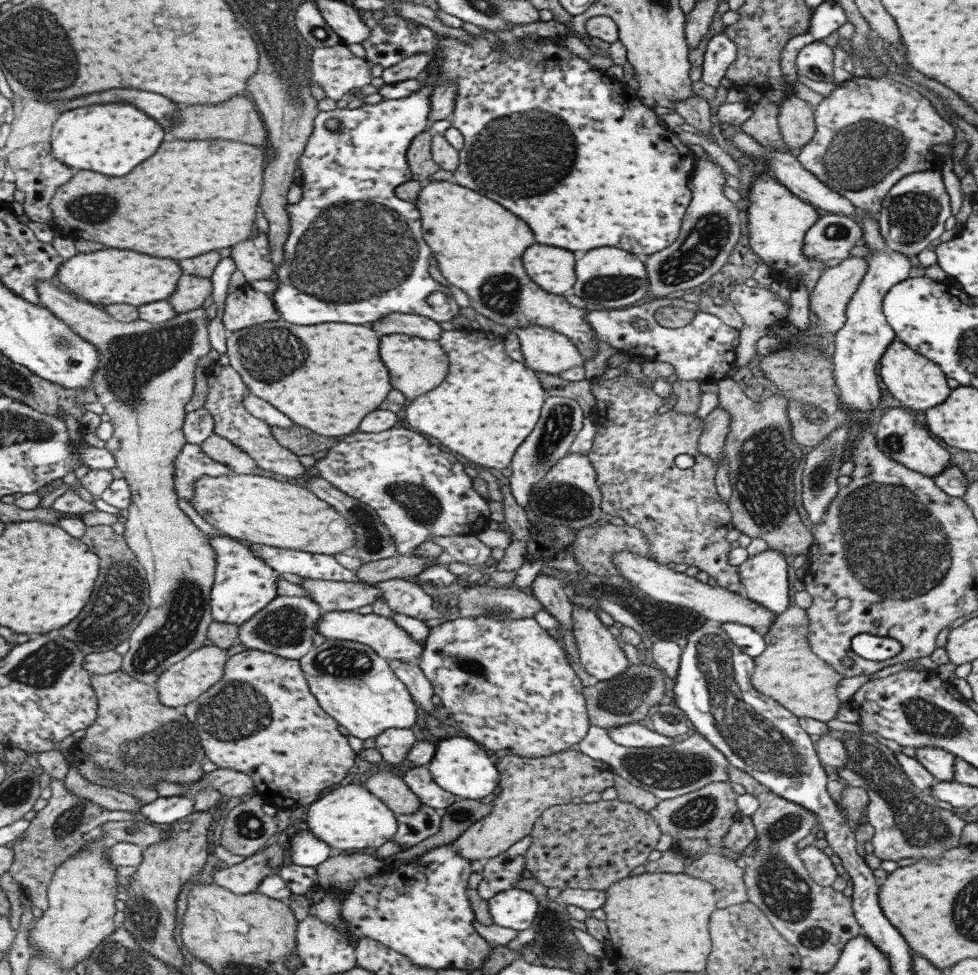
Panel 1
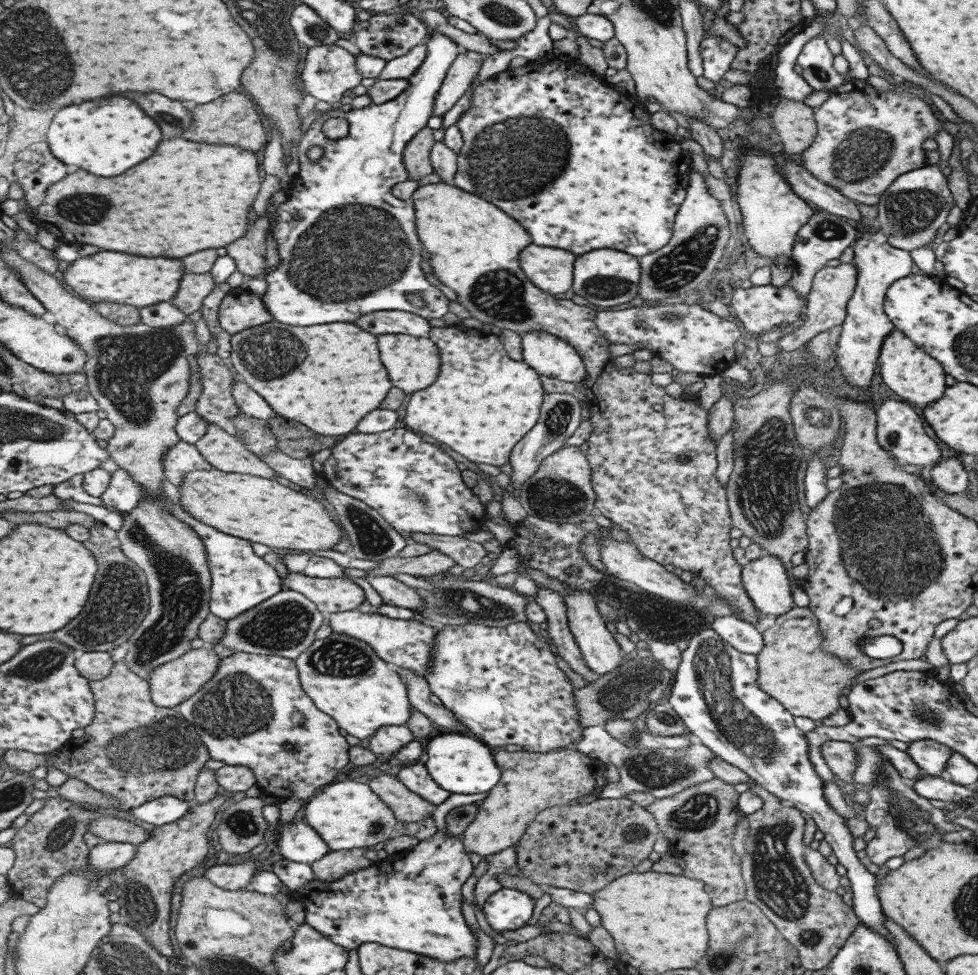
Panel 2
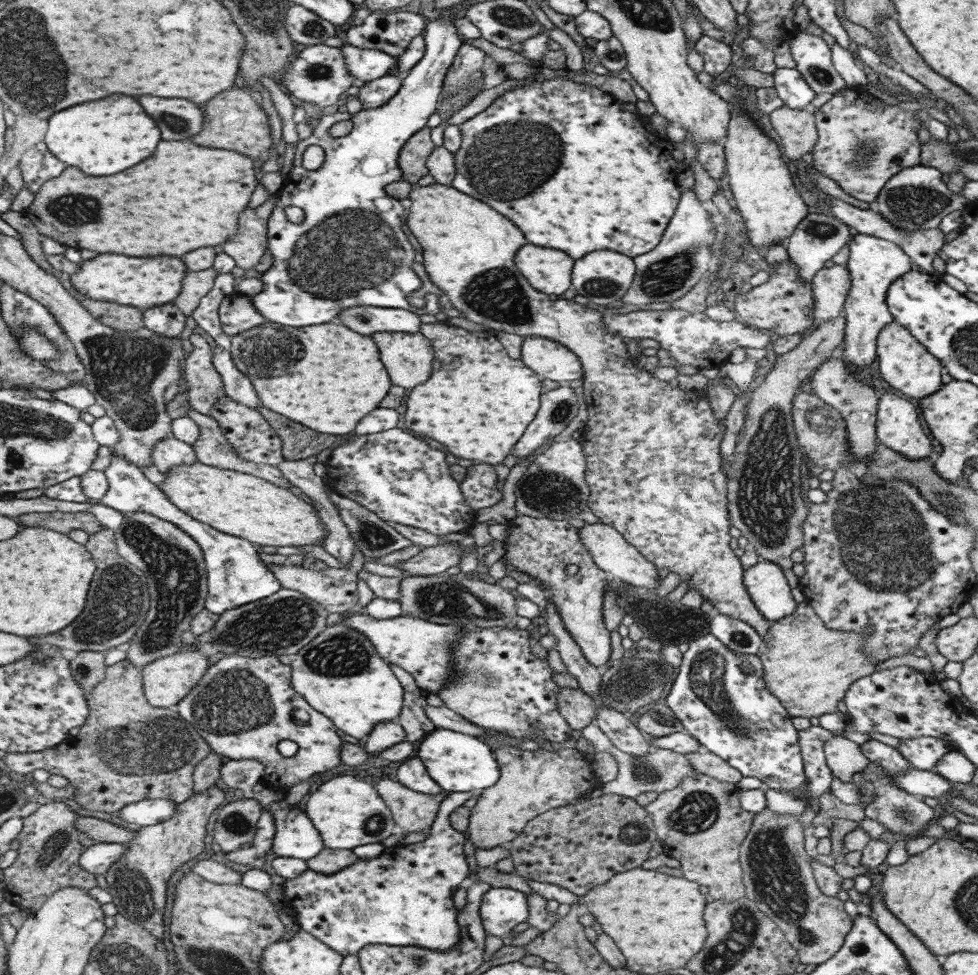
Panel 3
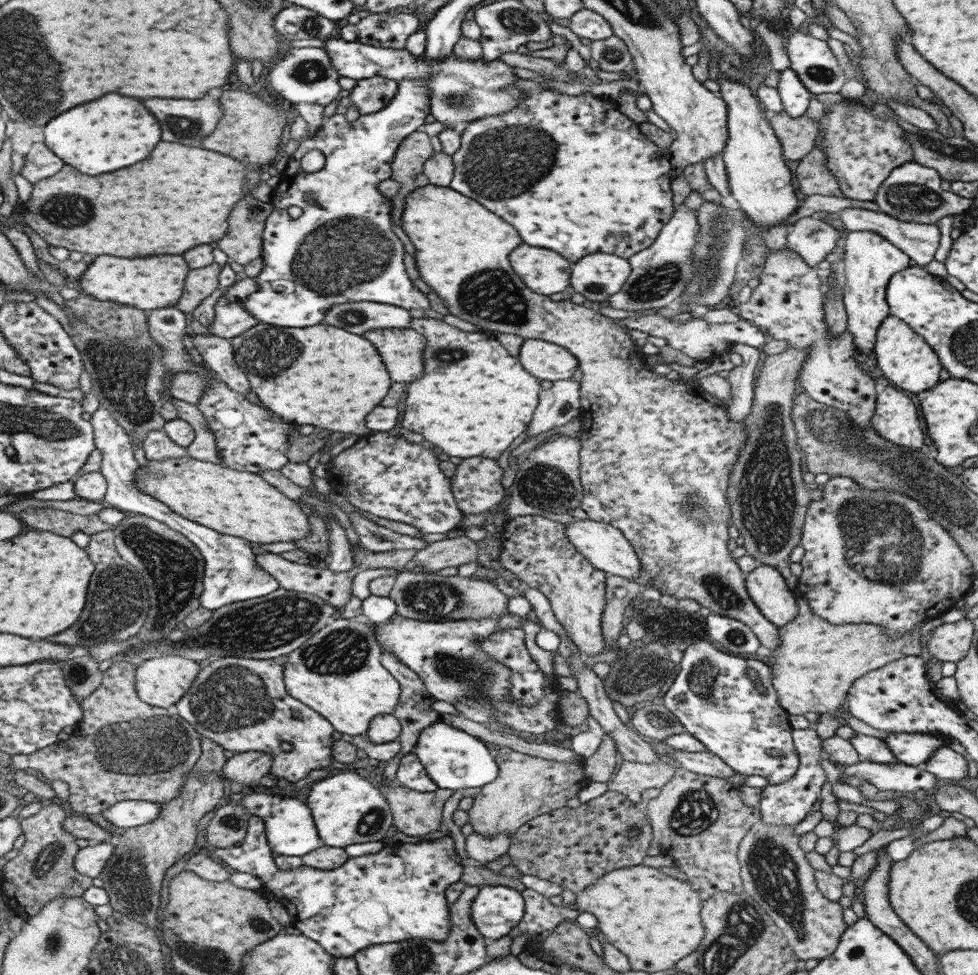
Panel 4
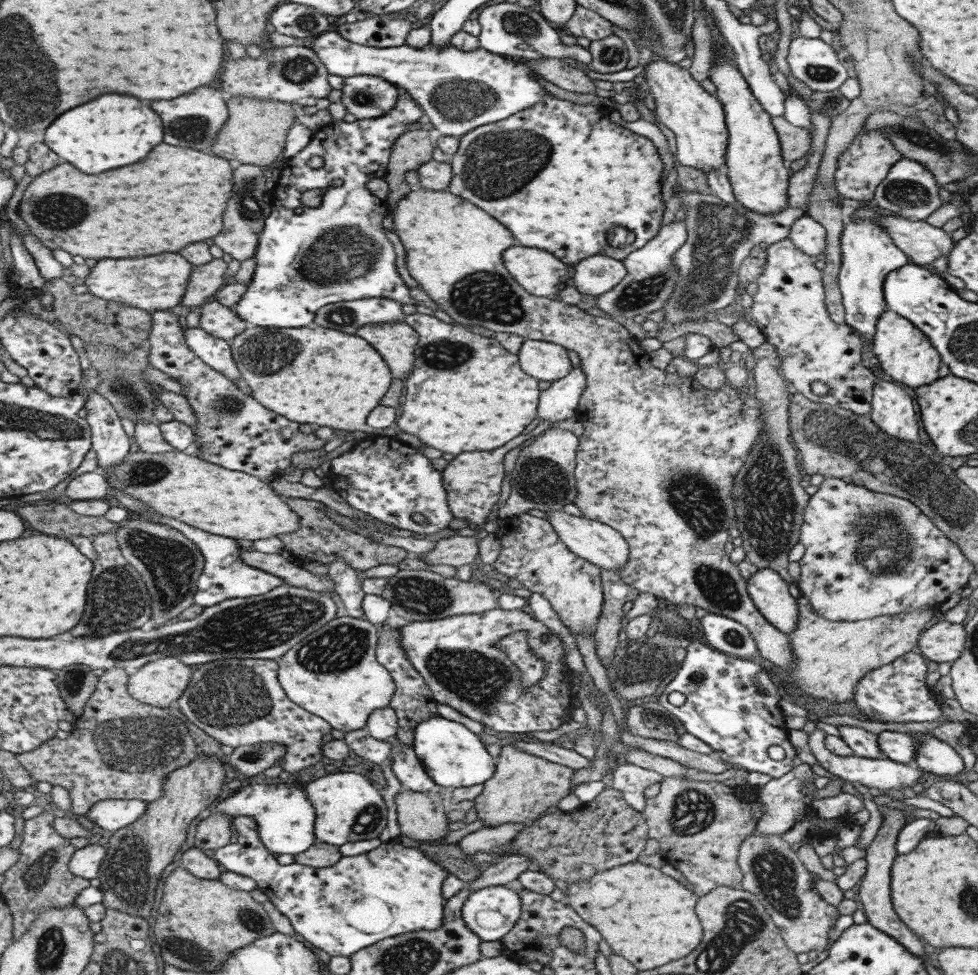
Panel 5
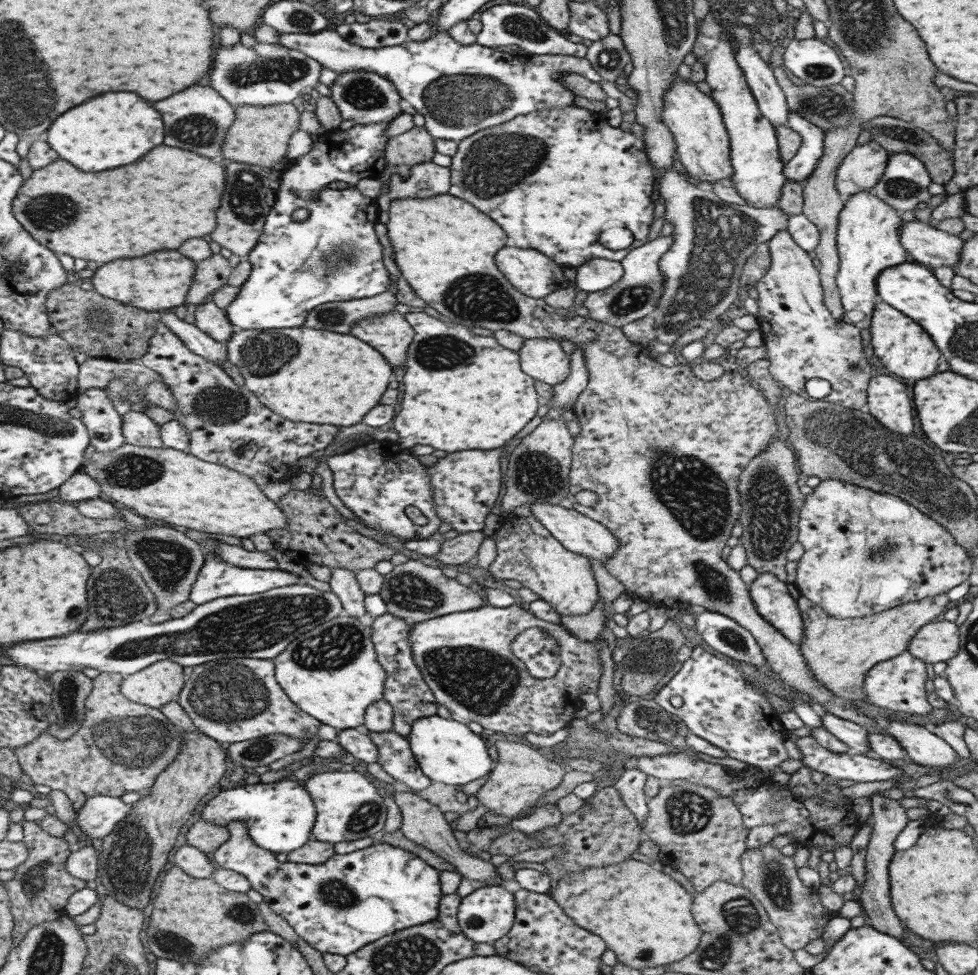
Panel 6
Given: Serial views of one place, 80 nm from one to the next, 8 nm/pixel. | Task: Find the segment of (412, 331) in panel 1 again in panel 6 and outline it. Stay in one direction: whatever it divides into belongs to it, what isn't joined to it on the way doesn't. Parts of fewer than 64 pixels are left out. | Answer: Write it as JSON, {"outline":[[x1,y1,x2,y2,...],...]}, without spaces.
{"outline":[[391,291,381,292,369,298,321,303,307,312,303,327,347,334,349,326,353,326,353,322,357,320,395,312,395,303,397,300]]}

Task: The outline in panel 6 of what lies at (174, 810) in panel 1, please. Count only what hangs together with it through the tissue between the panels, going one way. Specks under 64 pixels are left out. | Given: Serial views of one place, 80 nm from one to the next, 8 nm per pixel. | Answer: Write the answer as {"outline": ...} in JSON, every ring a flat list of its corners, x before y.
{"outline":[[91,796,75,813,78,830,91,839,101,838,112,831,117,822,131,812,133,805,124,804,113,796]]}

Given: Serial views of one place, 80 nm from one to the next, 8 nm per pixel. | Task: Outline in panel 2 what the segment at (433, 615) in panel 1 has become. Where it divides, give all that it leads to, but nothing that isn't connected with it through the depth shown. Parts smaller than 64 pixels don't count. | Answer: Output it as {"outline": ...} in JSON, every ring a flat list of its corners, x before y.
{"outline":[[342,568,341,570,343,574,353,578,364,578,379,594,383,603,417,610,416,614,420,614,422,600,414,591,415,588,410,588,391,576,368,575,364,570,356,568]]}

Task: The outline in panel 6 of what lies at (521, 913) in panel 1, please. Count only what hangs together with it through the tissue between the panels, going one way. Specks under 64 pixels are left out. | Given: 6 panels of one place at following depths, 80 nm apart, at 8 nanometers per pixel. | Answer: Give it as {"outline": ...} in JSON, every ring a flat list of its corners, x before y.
{"outline":[[483,886,460,898,456,908,456,921,461,934,471,942,492,943,507,934,514,921,514,898,501,886]]}

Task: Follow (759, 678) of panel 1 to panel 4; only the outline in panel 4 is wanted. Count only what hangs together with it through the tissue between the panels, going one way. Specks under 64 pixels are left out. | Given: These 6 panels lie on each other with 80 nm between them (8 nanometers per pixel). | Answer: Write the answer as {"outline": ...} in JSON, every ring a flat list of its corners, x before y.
{"outline":[[803,598,796,599,797,612,791,622,778,627,780,643,778,648,771,650,771,682,778,694,778,703,788,714,803,715,804,712,816,712,818,714,833,713,846,700,850,685,865,673,877,670,888,662,909,655,919,655,917,636,920,636,920,627,917,624,910,632,900,637,888,637,884,630,876,624,829,624,826,620,813,614,808,602]]}

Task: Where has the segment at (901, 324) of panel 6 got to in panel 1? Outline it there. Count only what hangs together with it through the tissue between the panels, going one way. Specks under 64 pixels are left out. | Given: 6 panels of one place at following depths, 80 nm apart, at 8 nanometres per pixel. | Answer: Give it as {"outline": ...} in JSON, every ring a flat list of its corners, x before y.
{"outline":[[893,338,889,342,881,355,878,375,891,396,909,411,925,412,932,406,945,402,945,398,948,398,949,392,951,392,945,382,946,376,941,372,941,369,928,358,918,355,897,338]]}

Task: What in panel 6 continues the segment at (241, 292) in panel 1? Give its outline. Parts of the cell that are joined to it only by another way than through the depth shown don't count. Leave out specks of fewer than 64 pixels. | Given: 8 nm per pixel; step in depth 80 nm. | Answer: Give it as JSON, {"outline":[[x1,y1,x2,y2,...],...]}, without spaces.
{"outline":[[213,301,195,305,193,318,195,328,217,342,226,342,235,331,239,331,227,321,225,310,219,309]]}

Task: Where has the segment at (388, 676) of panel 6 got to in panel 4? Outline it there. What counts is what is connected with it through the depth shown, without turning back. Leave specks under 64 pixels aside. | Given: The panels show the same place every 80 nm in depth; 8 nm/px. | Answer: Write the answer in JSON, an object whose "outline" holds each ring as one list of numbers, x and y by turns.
{"outline":[[380,651,379,662,381,666,385,667,385,670,389,672,391,676,398,682,400,693,398,696,398,701,394,704,392,715,398,720,400,724,401,732,397,742,399,742,399,751,398,753,391,758,391,763,386,761,384,763,385,767,383,770,383,775,386,780,391,780,395,782,395,774,397,773,397,766,399,766,399,760,405,754,412,752,415,744,417,743,417,738,421,730,425,730,426,726,429,726,431,723,437,722,440,720,440,714,431,709,431,703,434,699,426,691,422,680,418,674,415,674,410,668,405,666,405,663,402,663,391,651]]}

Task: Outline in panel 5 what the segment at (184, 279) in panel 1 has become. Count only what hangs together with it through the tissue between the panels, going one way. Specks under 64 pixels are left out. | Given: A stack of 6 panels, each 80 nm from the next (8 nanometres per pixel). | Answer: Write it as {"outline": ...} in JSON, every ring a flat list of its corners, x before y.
{"outline":[[219,258,193,267,180,304,186,307,203,305,209,296,225,286,223,277,226,276,225,270,227,270,227,263]]}

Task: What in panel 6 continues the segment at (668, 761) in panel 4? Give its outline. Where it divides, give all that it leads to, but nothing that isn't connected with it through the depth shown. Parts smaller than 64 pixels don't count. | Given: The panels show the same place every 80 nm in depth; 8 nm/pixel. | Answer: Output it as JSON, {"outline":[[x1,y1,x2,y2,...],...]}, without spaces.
{"outline":[[633,769,627,770,619,779,612,785,617,790,623,805,631,812,634,819,641,826,644,825,644,820,647,815,646,800,643,793,643,784,647,780,645,773]]}

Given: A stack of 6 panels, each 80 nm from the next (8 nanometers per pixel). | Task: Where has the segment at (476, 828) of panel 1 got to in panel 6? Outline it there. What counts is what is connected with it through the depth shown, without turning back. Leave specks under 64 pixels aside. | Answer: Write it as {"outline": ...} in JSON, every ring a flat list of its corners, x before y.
{"outline":[[494,737,492,744,497,751,497,763,493,765,493,770,489,772,487,780,480,786,476,793,479,805,485,806,487,812,499,816,531,815,532,806,534,810,541,796,548,790,554,789,563,780,566,769,555,764,552,758,547,758,541,751,533,750,525,744,509,742,506,737]]}

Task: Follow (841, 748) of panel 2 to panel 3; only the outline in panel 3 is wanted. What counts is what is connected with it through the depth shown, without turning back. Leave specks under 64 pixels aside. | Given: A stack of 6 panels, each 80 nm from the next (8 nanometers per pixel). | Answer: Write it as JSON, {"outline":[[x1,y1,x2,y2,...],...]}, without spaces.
{"outline":[[829,738,822,745,824,761,832,776,844,783,858,782,857,776,865,770,868,761,861,748,846,738]]}

